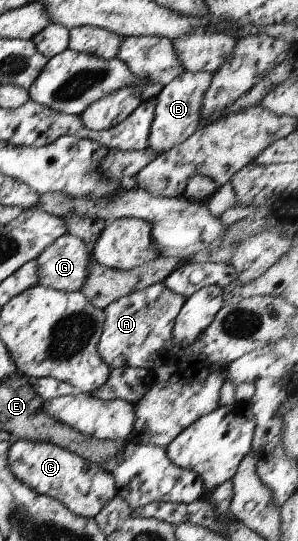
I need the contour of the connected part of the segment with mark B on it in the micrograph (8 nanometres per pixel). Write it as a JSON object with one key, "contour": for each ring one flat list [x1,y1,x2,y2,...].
{"contour":[[185,70,164,85,155,97,153,121,146,139,147,148,157,154,183,143,199,127,200,103,204,91,209,87,212,74,204,71,190,72]]}

